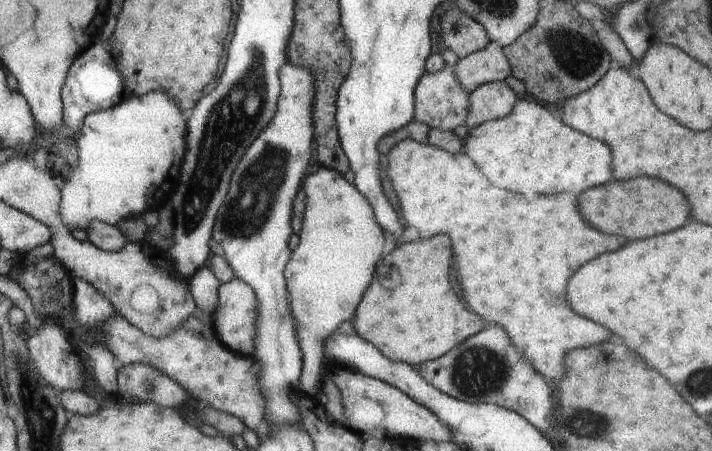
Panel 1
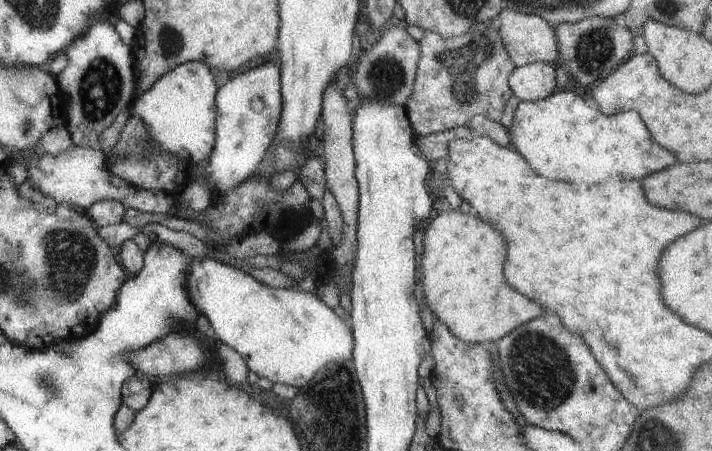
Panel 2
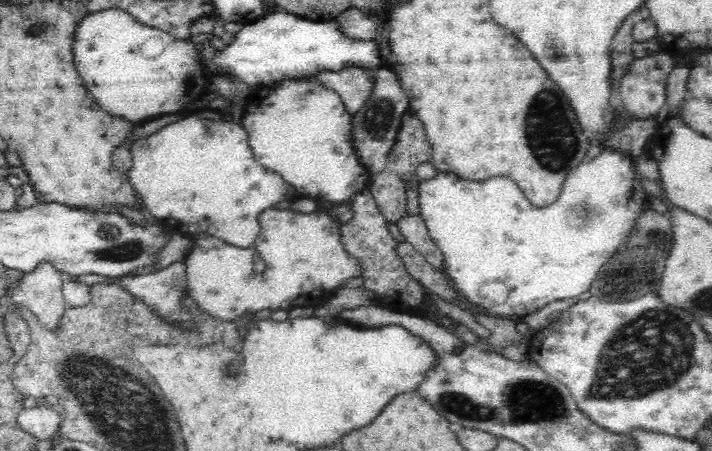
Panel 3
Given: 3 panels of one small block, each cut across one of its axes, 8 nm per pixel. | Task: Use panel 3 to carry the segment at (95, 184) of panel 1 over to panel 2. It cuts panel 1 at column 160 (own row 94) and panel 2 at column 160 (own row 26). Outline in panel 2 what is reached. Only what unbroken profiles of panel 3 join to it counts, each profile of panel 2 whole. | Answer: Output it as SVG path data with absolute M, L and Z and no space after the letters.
M187 61L161 76L146 92L139 93L129 111L145 124L154 149L192 162L192 166L200 165L209 158L215 143L217 90L214 76L205 64Z

